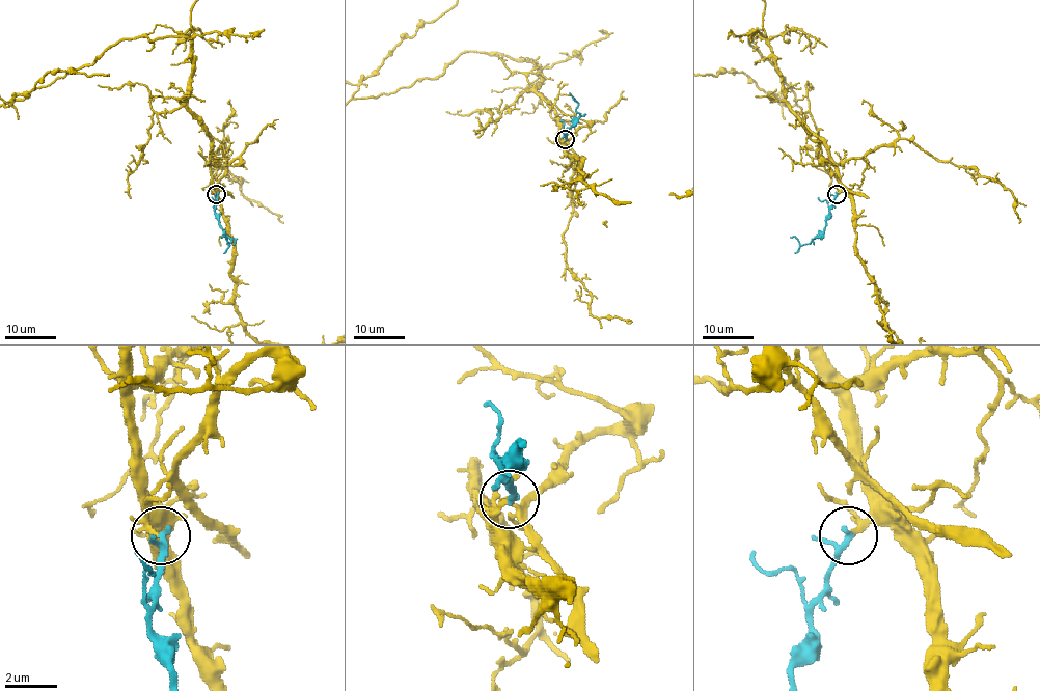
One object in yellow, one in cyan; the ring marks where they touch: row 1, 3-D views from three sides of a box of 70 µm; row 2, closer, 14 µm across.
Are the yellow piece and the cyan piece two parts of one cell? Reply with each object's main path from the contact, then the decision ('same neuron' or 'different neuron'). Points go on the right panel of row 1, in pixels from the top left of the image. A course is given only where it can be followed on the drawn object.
cyan via (837, 193), (825, 229), (809, 243), (800, 244), (791, 237) | same neuron

